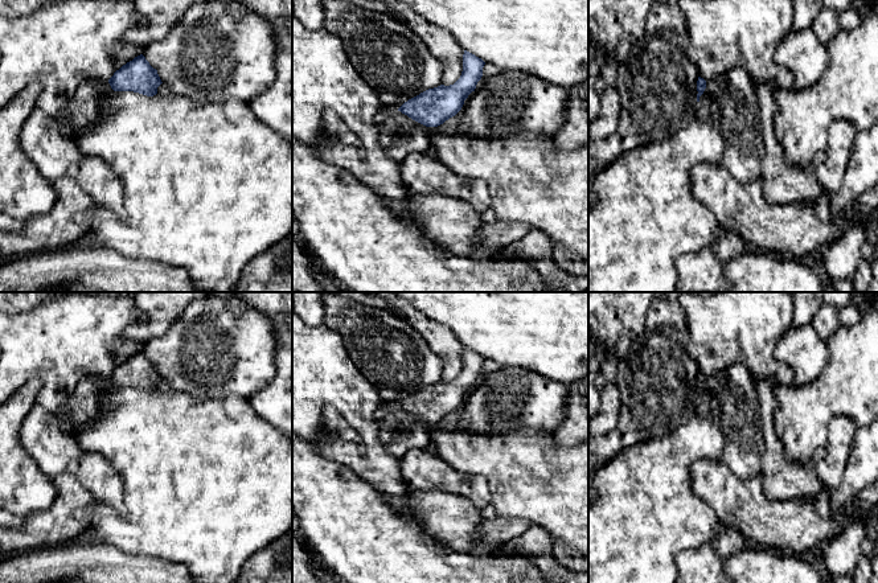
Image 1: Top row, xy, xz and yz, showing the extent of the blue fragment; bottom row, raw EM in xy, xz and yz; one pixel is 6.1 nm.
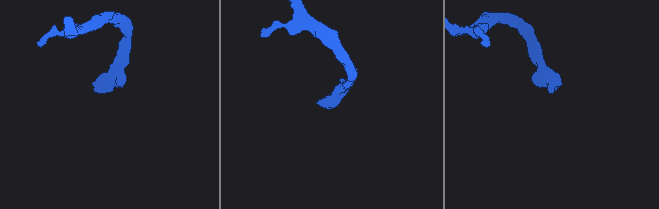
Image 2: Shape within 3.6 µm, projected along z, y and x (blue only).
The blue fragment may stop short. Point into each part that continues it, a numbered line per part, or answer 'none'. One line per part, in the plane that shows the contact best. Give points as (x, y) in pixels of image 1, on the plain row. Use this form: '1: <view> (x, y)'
1: xz (399, 431)

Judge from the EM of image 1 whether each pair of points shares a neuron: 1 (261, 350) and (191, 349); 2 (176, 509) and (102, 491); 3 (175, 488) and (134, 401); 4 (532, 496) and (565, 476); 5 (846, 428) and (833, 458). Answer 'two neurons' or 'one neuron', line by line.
1: one neuron
2: two neurons
3: one neuron
4: one neuron
5: one neuron

